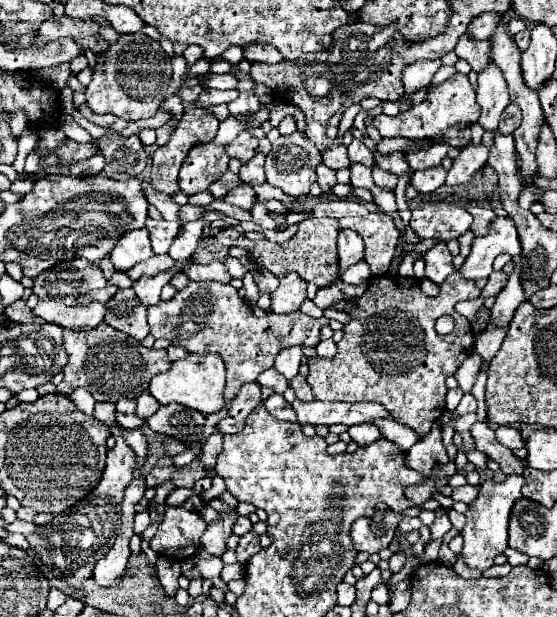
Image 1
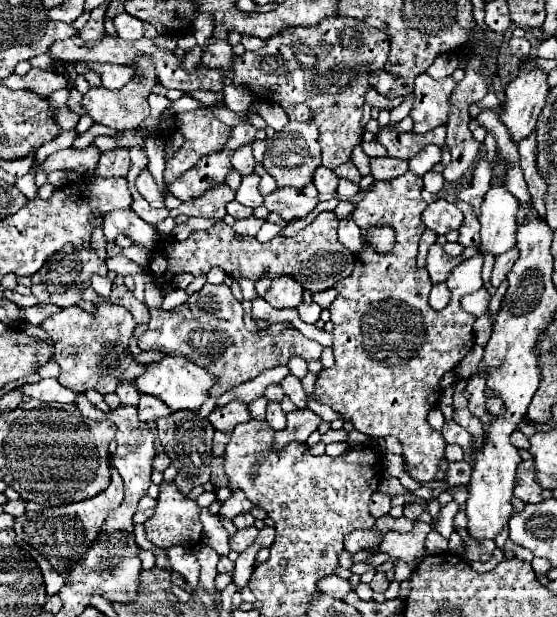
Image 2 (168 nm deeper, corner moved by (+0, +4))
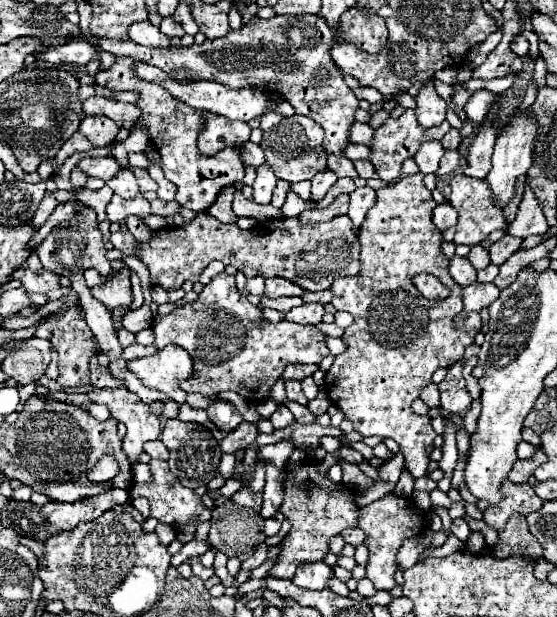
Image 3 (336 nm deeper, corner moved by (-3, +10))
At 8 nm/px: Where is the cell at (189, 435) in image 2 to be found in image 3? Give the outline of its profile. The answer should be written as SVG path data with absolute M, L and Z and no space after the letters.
M167 420L165 428L161 432L161 442L169 450L169 470L177 476L177 480L185 488L199 488L201 484L209 484L211 478L219 470L219 460L221 460L221 448L219 442L213 440L213 434L205 430L199 424L193 422L181 422L181 420Z

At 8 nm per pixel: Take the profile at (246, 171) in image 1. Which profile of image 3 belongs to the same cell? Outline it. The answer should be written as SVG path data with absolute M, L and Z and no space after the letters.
M279 180L279 182L277 182L277 188L275 188L275 192L273 192L273 202L271 202L271 204L273 204L275 208L281 208L281 206L285 204L287 192L289 192L289 184L283 182L283 180Z

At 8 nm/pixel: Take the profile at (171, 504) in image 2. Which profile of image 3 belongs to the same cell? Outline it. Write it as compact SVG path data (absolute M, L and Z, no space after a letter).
M151 460L149 462L149 468L151 468L151 478L149 482L143 482L143 484L133 484L129 494L131 498L147 498L149 504L151 504L151 518L157 518L159 522L165 522L165 524L171 524L175 528L181 528L183 524L195 520L201 510L203 510L203 502L201 502L201 496L197 496L193 490L185 488L179 484L179 480L175 480L175 476L171 474L169 466L165 460Z

